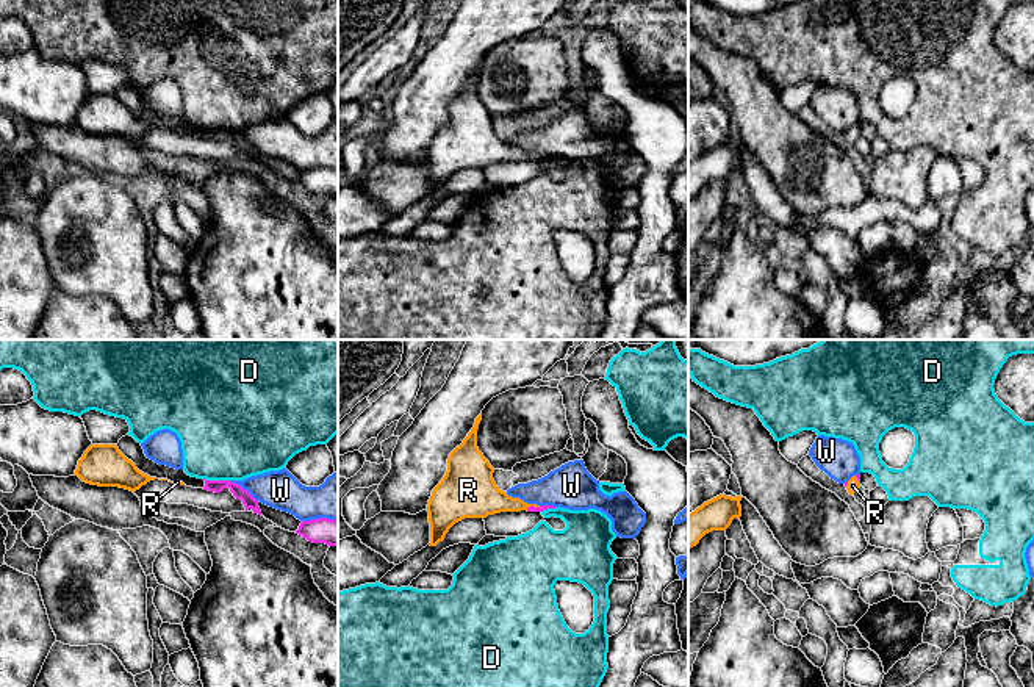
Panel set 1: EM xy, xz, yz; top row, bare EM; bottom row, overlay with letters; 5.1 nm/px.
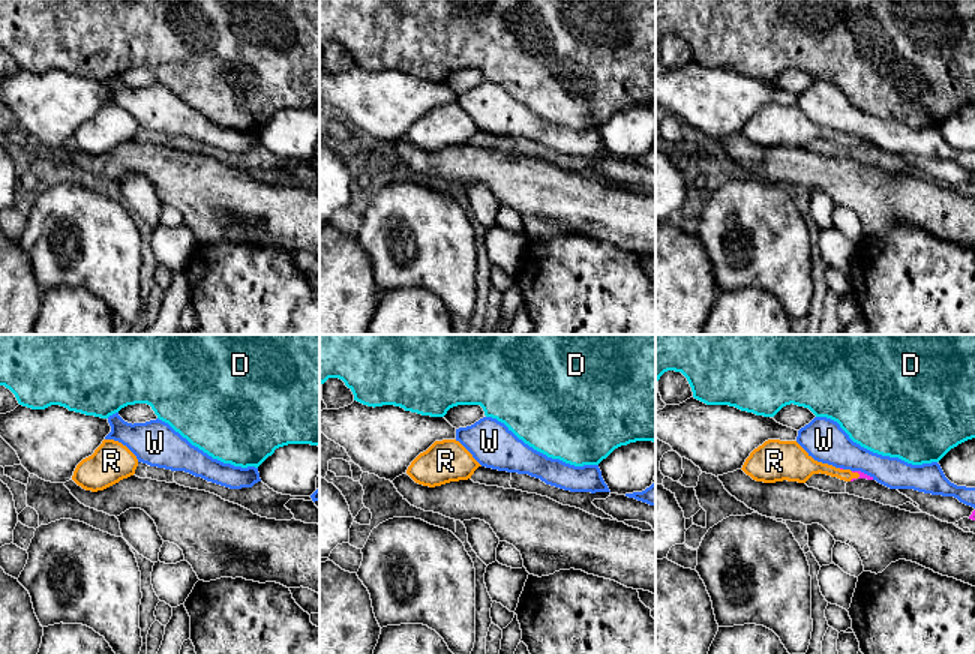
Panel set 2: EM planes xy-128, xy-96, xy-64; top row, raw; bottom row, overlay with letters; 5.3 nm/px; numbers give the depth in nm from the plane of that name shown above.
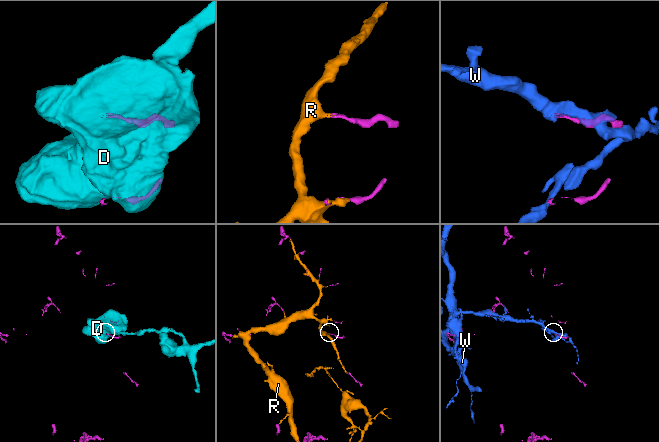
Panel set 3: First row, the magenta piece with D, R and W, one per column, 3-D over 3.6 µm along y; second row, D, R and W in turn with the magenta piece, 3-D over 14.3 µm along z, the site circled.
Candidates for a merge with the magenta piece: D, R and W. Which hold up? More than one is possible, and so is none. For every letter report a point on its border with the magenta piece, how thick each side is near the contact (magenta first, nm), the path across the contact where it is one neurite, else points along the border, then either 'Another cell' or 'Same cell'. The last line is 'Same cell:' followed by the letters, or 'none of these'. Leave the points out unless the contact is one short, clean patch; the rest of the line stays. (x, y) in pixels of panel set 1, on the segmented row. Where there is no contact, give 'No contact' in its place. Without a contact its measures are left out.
D: Touches magenta at xy (216, 481). Thickness 70 nm (magenta) against 480 nm. Another cell
R: Touches magenta at xz (532, 506). Thickness 30 nm (magenta) against 170 nm. Same cell
W: Touches magenta at xy (241, 487). Thickness 70 nm (magenta) against 190 nm. Another cell
Same cell: R

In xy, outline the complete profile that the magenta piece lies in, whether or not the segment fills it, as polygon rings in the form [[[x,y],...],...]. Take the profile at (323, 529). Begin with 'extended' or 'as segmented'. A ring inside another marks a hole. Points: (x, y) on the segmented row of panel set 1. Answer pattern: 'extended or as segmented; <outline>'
as segmented; [[[318,518],[302,521],[296,534],[313,543],[338,546],[338,520]]]

